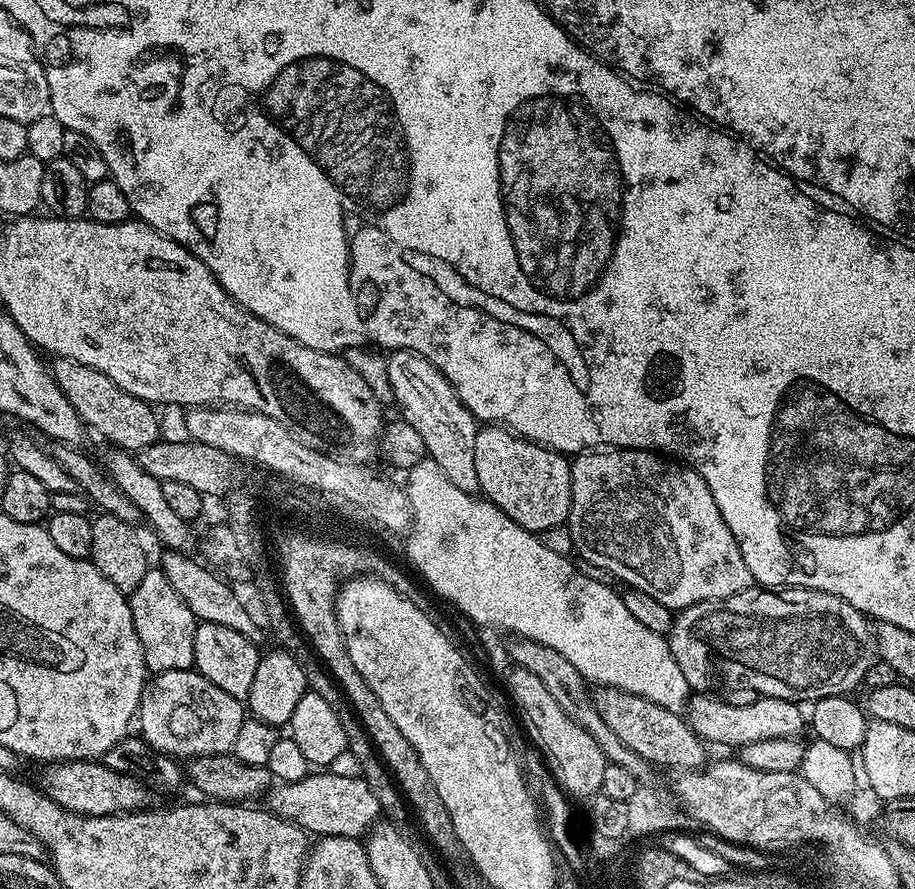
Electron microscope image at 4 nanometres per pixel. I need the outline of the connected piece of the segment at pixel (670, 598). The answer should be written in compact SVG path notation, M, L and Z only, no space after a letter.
M601 448L579 453L571 461L572 466L572 505L568 511L566 529L572 535L572 544L584 562L598 566L609 577L617 576L625 580L628 588L637 588L650 598L658 598L658 602L667 608L679 610L689 608L698 602L725 600L742 590L753 587L754 581L750 569L746 566L746 558L742 558L742 550L738 550L738 542L734 542L734 534L730 534L730 526L726 526L726 518L722 518L722 510L718 510L718 502L714 502L714 494L710 494L710 486L693 468L685 466L672 458L649 452L643 448Z

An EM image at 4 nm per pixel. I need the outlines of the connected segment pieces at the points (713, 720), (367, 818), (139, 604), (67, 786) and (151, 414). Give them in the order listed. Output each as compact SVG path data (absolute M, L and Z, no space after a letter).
M696 694L690 700L692 728L709 745L729 744L733 750L739 750L745 744L766 738L796 738L801 735L800 727L806 724L805 713L804 716L800 713L801 705L795 700L762 696L753 699L753 704L727 704L724 700L711 700L710 697L708 694Z
M316 770L302 782L277 783L266 793L267 811L284 820L294 822L313 837L355 836L363 837L381 819L380 800L376 792L364 781L363 775L342 778L331 770Z
M158 566L149 567L148 573L138 583L138 588L128 596L128 605L134 618L134 630L142 642L144 666L149 673L169 672L170 670L191 669L196 663L194 658L194 634L197 618L182 602L178 590L170 586L170 578Z
M62 760L47 765L43 791L66 810L83 816L118 816L121 812L138 812L150 797L142 782L110 770L100 760Z
M58 356L51 361L50 371L62 394L68 399L70 406L74 406L81 420L91 431L93 428L98 435L105 436L109 445L136 454L140 449L161 439L157 409L142 398L134 398L134 394L126 394L126 390L122 390L118 382L110 382L110 378L102 374L102 370L94 370L90 366L82 366L82 362Z

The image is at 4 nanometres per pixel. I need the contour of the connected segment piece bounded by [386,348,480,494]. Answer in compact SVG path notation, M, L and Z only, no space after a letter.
M397 348L387 353L388 373L395 407L400 407L399 415L426 442L427 459L434 463L458 486L458 490L480 492L478 473L474 467L474 438L478 431L478 421L466 410L458 398L452 384L422 354L408 348Z

